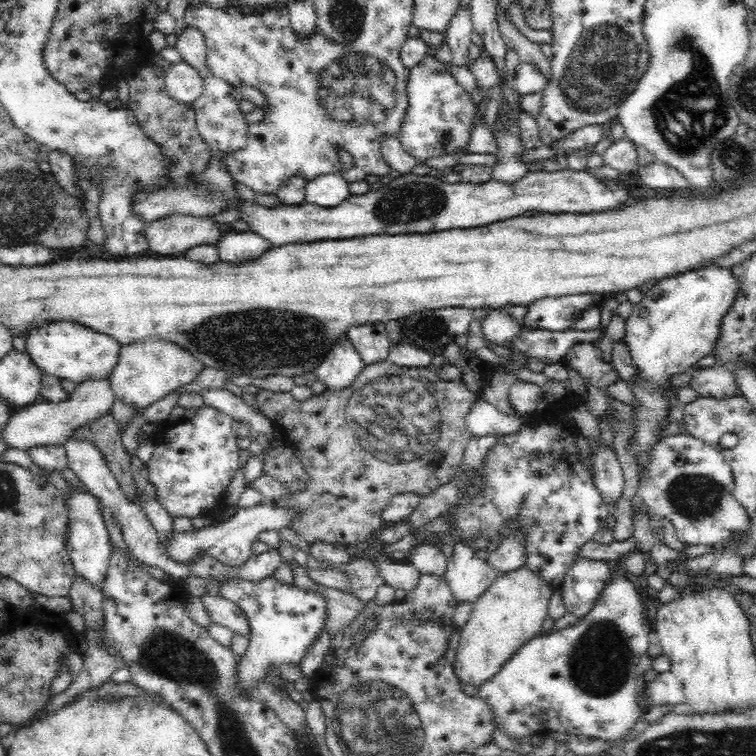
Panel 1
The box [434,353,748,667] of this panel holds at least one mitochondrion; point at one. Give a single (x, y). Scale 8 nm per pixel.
(696, 495)

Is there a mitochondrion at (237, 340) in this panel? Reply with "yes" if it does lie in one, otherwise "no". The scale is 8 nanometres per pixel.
yes

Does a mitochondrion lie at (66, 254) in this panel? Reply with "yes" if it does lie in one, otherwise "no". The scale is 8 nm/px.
no

